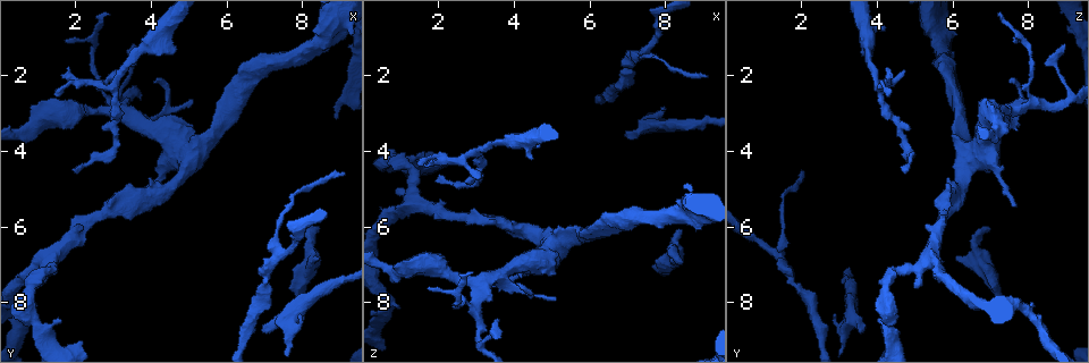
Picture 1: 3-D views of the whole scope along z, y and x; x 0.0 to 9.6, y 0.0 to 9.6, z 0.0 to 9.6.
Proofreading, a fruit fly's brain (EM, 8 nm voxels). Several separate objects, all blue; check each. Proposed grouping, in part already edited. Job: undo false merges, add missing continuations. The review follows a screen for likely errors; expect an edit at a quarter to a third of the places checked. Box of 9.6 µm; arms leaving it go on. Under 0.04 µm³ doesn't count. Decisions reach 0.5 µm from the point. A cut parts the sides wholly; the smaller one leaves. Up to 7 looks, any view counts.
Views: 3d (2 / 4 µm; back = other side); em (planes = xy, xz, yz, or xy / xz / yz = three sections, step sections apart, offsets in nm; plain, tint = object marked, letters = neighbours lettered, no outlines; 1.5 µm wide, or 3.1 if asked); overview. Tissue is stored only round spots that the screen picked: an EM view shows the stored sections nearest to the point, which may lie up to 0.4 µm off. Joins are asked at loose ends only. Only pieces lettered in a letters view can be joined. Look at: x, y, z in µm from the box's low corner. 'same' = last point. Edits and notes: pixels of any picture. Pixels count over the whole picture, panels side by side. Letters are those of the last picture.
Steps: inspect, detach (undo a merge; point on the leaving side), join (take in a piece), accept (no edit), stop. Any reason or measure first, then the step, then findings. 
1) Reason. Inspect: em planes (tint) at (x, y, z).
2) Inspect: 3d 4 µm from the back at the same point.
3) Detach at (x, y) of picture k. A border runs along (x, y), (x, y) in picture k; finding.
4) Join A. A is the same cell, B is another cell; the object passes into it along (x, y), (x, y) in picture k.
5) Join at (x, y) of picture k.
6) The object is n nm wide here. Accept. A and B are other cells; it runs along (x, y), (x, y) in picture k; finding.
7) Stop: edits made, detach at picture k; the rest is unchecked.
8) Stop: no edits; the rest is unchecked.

Branch stops here. Inspect: em 3.1 µm planes (plain) at (6.90, 8.80, 3.55).

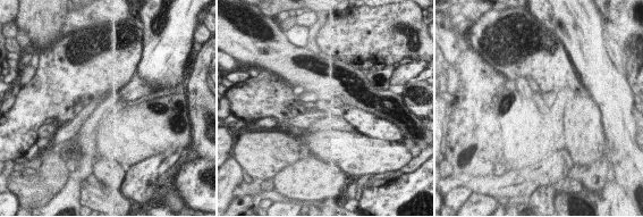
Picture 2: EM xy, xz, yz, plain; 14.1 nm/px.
Inspect: em 3.1 µm planes (tint) at the same point.

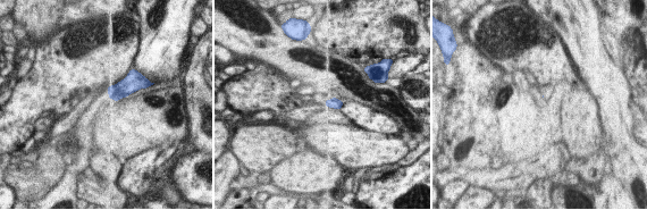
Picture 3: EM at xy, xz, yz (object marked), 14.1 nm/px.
Inspect: em 3.1 µm planes (letters) at the same point.

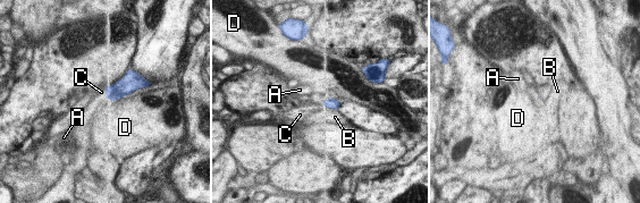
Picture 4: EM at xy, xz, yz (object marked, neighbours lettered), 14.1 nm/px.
The longest contact is with D, 280 nm. Join C. C is the same cell, A, B and D are other cells; the neuron continues.

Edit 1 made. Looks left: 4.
Branch stops here. Inspect: em yz step 4 (letters) at (8.45, 6.90, 6.10).

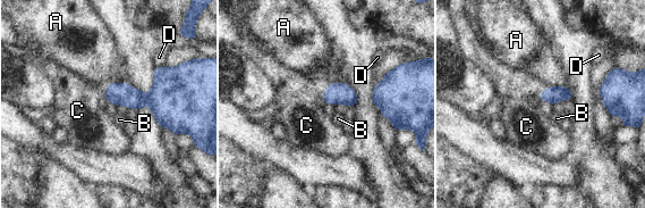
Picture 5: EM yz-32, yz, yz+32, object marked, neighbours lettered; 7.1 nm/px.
Join C. C is the same cell, A, B and D are other cells; the object passes into it along (342, 93), (325, 90), (295, 96) in picture 5; it goes on there.

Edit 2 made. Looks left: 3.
Stop: edits made, join at picture 4, join at picture 5; the rest is unchecked.

